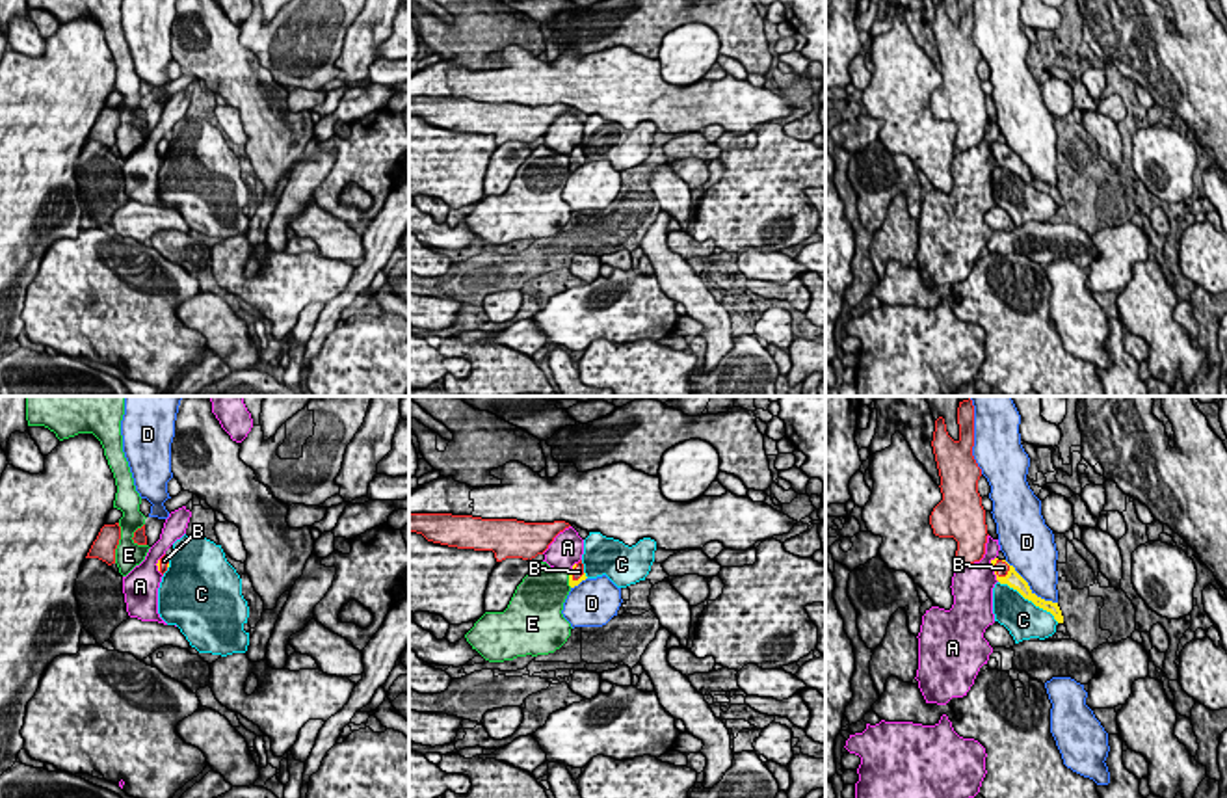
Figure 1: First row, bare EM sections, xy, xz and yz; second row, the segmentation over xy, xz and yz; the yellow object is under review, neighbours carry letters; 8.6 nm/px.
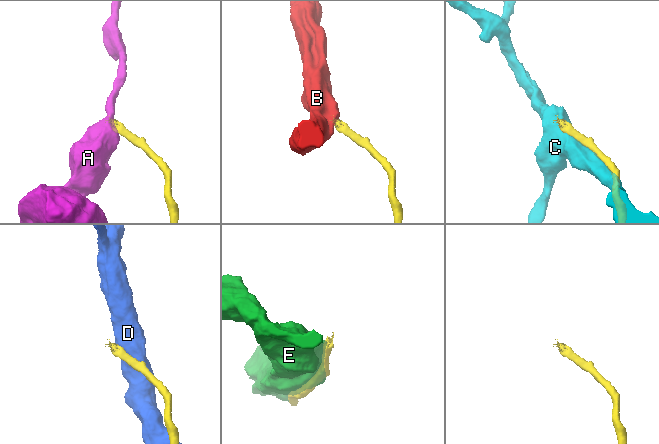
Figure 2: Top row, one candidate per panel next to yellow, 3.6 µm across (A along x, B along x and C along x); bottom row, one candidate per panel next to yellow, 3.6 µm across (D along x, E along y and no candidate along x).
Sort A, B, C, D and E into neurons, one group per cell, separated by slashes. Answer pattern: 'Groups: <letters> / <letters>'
Groups: A / B / C / D / E

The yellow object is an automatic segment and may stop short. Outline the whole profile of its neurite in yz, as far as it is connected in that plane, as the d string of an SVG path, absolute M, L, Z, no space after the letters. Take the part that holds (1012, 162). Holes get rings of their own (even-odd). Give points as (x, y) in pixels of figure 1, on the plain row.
M995 141L995 143L991 143L991 151L993 151L996 164L1000 167L1008 167L1009 171L1017 173L1024 182L1028 182L1036 190L1050 195L1058 206L1063 206L1063 199L1062 199L1058 186L1045 184L1045 182L1037 180L1030 173L1028 166L1015 154L1013 149L1009 149L1006 143Z

